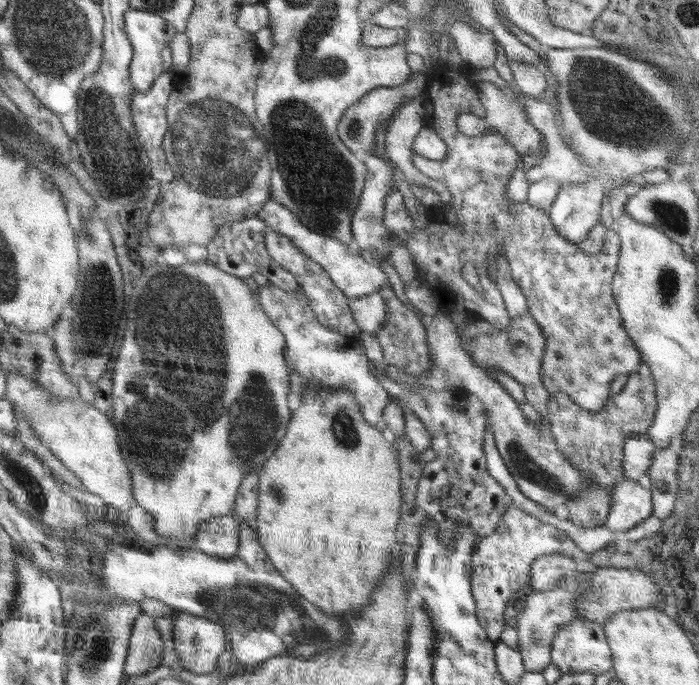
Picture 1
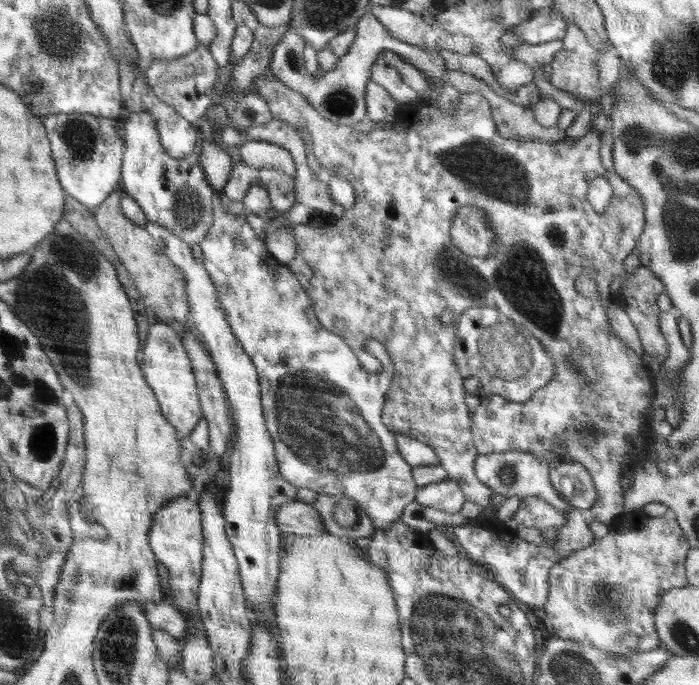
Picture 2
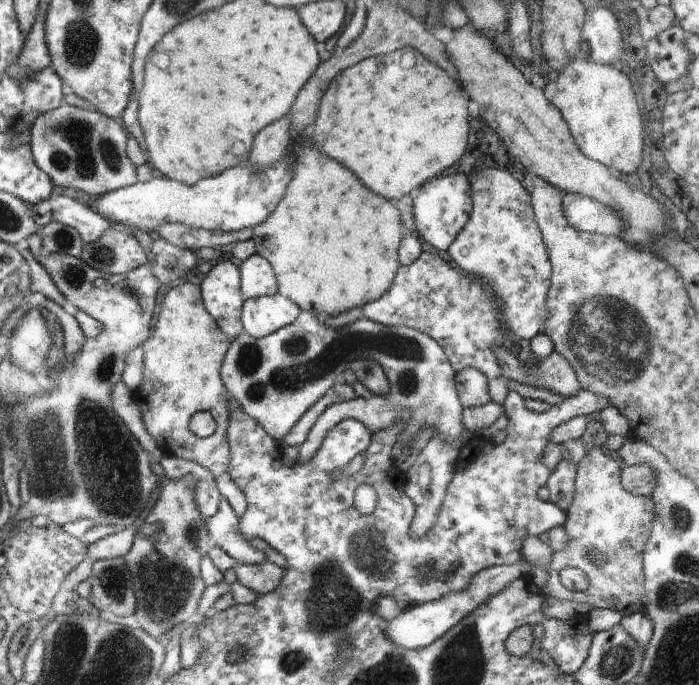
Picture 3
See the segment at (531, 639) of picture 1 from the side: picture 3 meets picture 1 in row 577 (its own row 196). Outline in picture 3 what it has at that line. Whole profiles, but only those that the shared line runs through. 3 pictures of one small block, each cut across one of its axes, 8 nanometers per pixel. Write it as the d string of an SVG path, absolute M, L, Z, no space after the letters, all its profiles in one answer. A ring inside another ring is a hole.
M565 193L563 205L566 220L572 228L604 236L624 236L620 216L598 200L578 193Z

